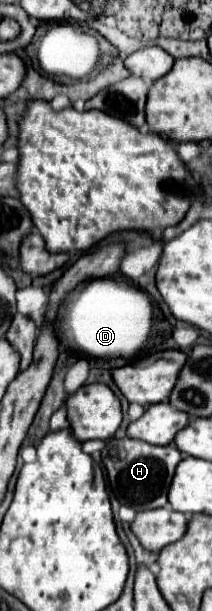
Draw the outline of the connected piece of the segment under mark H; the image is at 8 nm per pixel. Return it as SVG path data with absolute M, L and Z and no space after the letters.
M111 438L105 442L105 448L101 452L101 460L109 474L109 484L113 494L127 506L135 508L137 512L163 508L167 504L167 492L169 484L173 480L175 468L181 462L183 454L173 446L151 446L143 440L133 438Z

